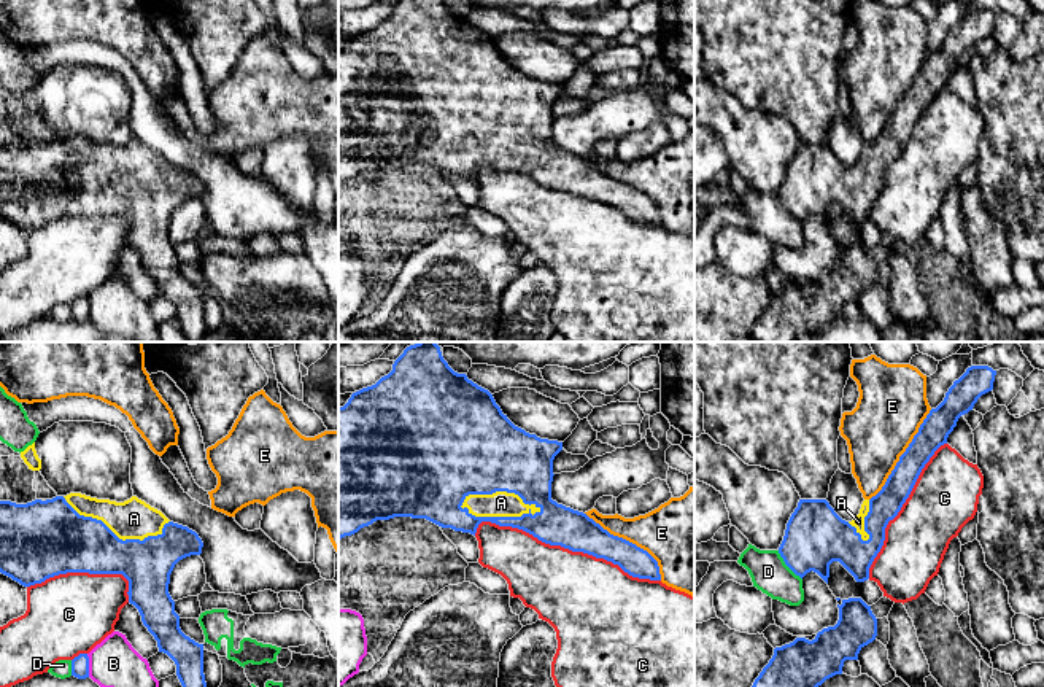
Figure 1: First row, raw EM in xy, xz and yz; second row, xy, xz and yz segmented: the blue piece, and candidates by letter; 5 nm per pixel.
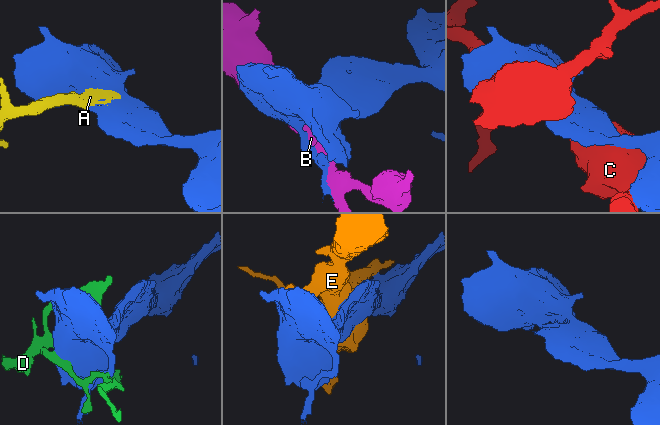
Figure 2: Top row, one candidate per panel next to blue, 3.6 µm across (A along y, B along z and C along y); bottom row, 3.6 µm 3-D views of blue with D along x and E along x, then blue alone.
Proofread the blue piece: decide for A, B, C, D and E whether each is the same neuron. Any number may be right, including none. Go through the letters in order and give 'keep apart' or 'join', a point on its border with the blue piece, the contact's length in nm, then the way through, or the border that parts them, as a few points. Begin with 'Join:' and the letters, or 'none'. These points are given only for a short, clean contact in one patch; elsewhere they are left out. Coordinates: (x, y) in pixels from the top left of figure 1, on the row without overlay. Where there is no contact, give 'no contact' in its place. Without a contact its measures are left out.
Join: A
A: join; contact xz (501, 161); length 420 nm
B: keep apart; contact xy (88, 309); length 120 nm
C: keep apart; contact xz (566, 191); length 950 nm
D: keep apart; contact yz (787, 209); length 200 nm
E: keep apart; contact yz (901, 99); length 550 nm

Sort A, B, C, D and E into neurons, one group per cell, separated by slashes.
A / B / C / D / E

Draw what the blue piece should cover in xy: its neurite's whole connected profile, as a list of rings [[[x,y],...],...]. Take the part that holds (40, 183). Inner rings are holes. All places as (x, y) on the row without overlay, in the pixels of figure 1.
[[[81,137],[35,143],[27,148],[0,145],[0,216],[24,231],[41,227],[49,221],[67,216],[122,218],[129,224],[129,246],[133,248],[143,269],[157,285],[159,296],[167,297],[176,309],[176,320],[189,342],[207,337],[203,318],[203,288],[186,280],[180,272],[180,259],[168,237],[170,218],[175,208],[191,199],[202,197],[203,186],[188,170],[170,165],[160,154],[132,140],[124,146],[97,143]]]

